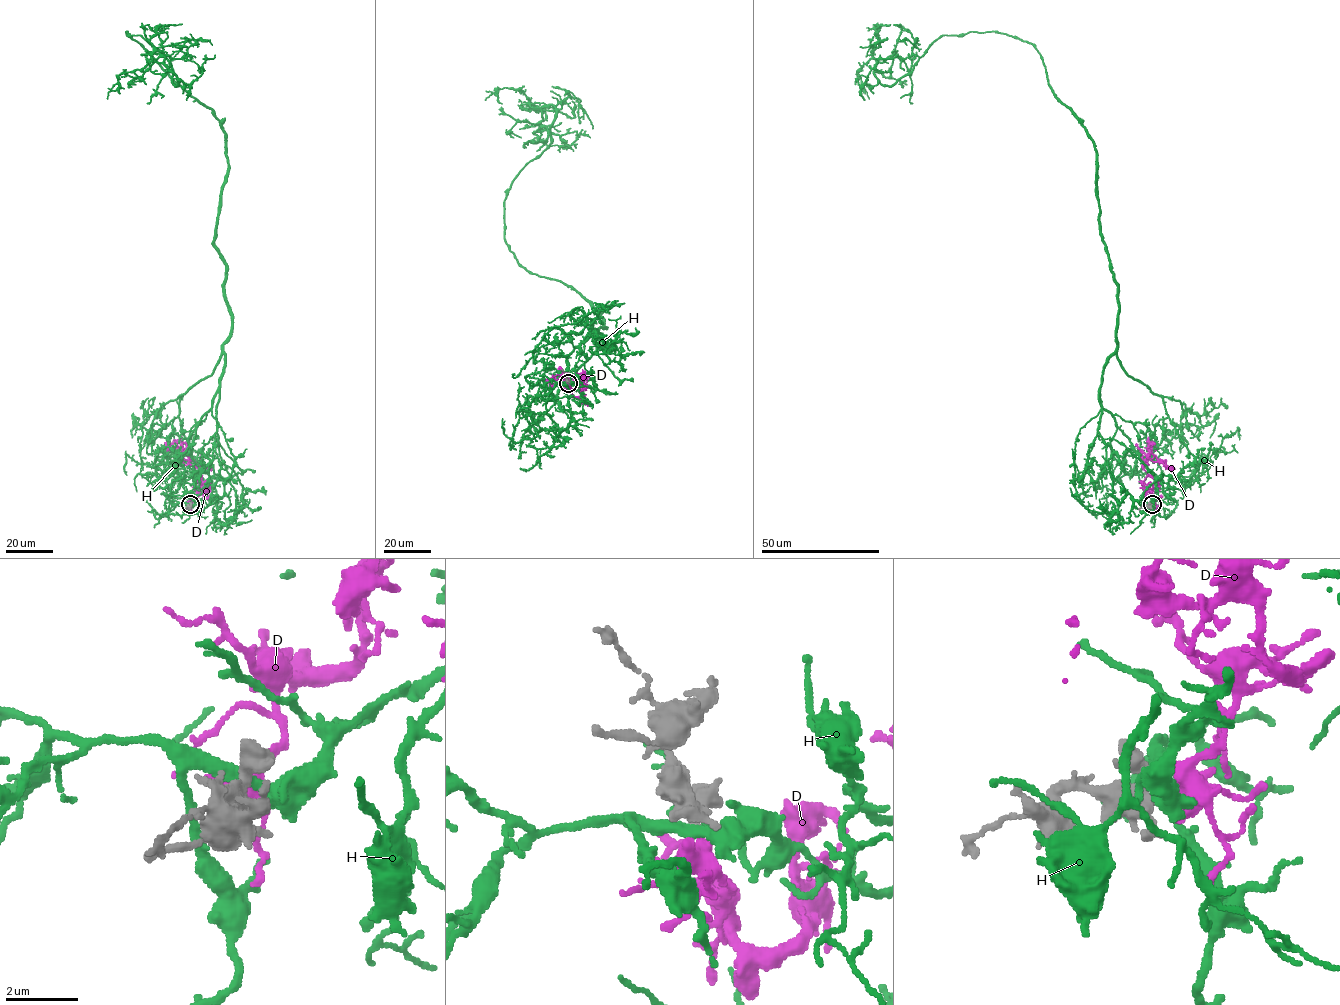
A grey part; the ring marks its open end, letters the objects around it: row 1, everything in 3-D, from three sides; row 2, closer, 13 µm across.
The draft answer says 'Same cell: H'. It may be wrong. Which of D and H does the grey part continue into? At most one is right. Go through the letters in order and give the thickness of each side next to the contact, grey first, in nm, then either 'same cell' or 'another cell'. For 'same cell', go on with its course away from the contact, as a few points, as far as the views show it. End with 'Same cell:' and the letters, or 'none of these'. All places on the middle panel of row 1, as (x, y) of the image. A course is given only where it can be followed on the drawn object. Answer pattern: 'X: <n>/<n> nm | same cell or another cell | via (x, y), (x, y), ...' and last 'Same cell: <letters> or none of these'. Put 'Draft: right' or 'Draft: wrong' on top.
Draft: wrong
D: 260/320 nm | same cell | via (568, 383), (574, 390), (576, 382), (579, 385), (560, 371), (566, 389), (582, 400), (579, 380), (582, 387)
H: 320/320 nm | another cell
Same cell: D

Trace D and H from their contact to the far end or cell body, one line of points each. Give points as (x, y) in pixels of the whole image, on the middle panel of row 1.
D: (568, 383), (574, 390), (576, 382), (579, 385), (560, 371), (566, 389), (582, 400), (579, 380), (582, 387)
H: (568, 382), (605, 321), (518, 262), (504, 200), (550, 144), (544, 106), (590, 137)

